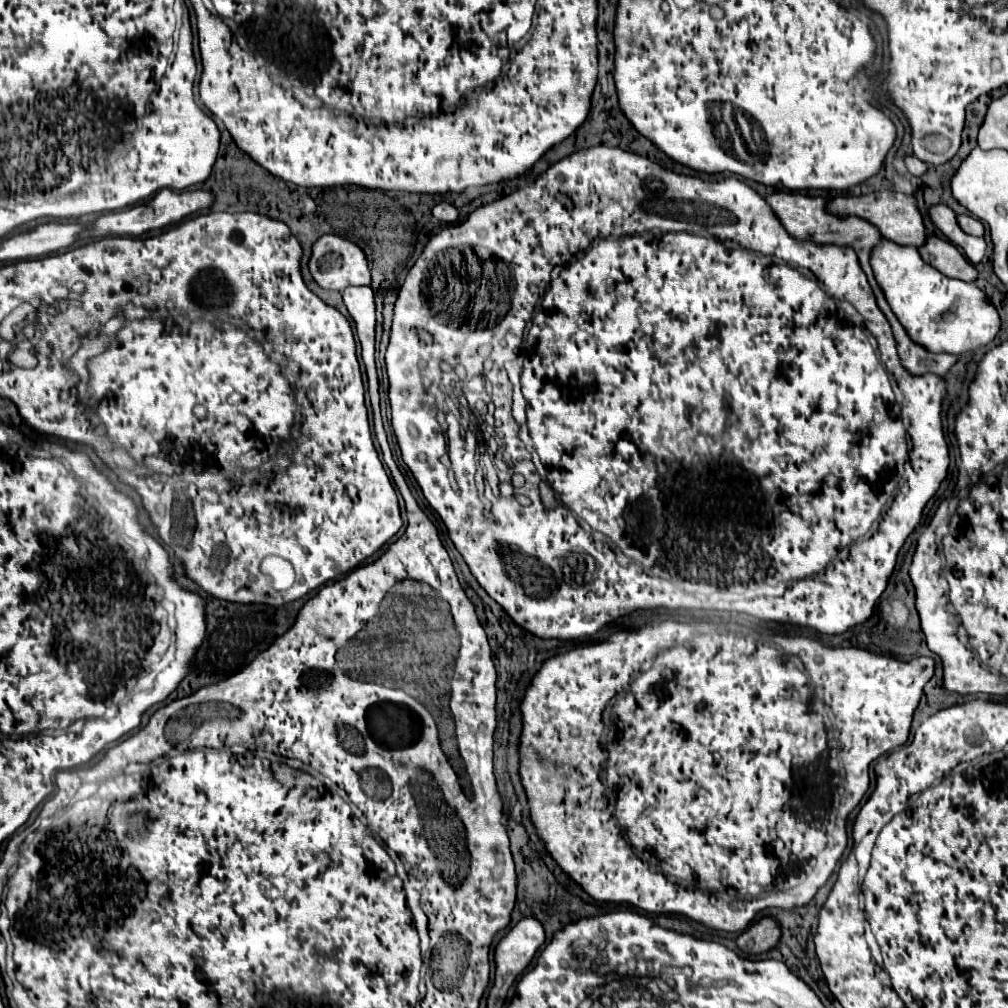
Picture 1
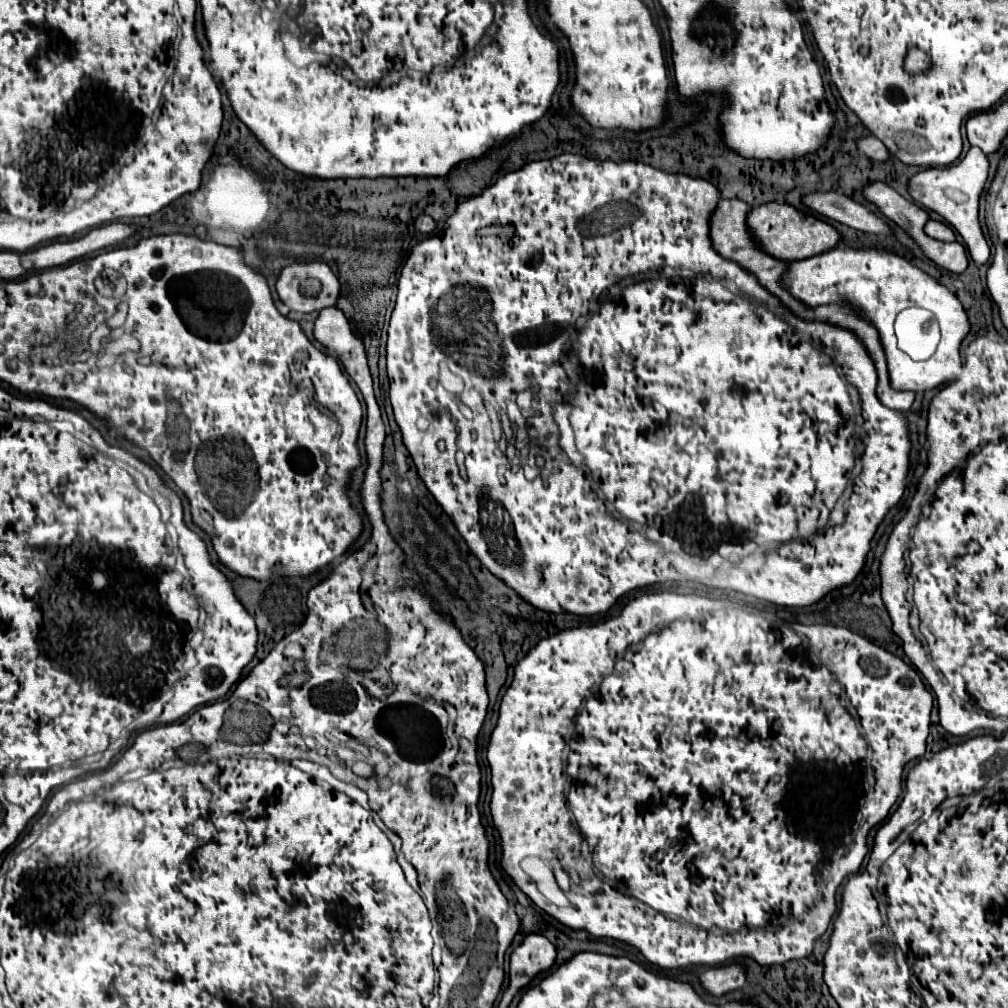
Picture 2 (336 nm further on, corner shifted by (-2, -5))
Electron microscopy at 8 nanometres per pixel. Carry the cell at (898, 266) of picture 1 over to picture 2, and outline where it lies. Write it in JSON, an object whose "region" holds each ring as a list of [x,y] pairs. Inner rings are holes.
{"region":[[[837,247],[827,253],[813,255],[801,261],[789,261],[787,265],[789,267],[781,277],[781,285],[789,291],[791,297],[801,301],[805,307],[815,309],[821,305],[839,305],[843,301],[849,301],[851,305],[859,307],[859,315],[865,321],[869,321],[879,333],[887,357],[889,381],[893,389],[923,393],[943,383],[949,383],[961,375],[963,363],[961,363],[959,347],[963,337],[969,333],[967,313],[959,303],[959,299],[955,297],[955,293],[939,285],[921,269],[907,263],[903,257],[877,249],[855,251],[847,247]],[[907,307],[921,307],[931,311],[933,319],[941,327],[939,347],[933,353],[933,357],[927,361],[913,361],[909,355],[897,349],[893,321],[897,313]]]}

